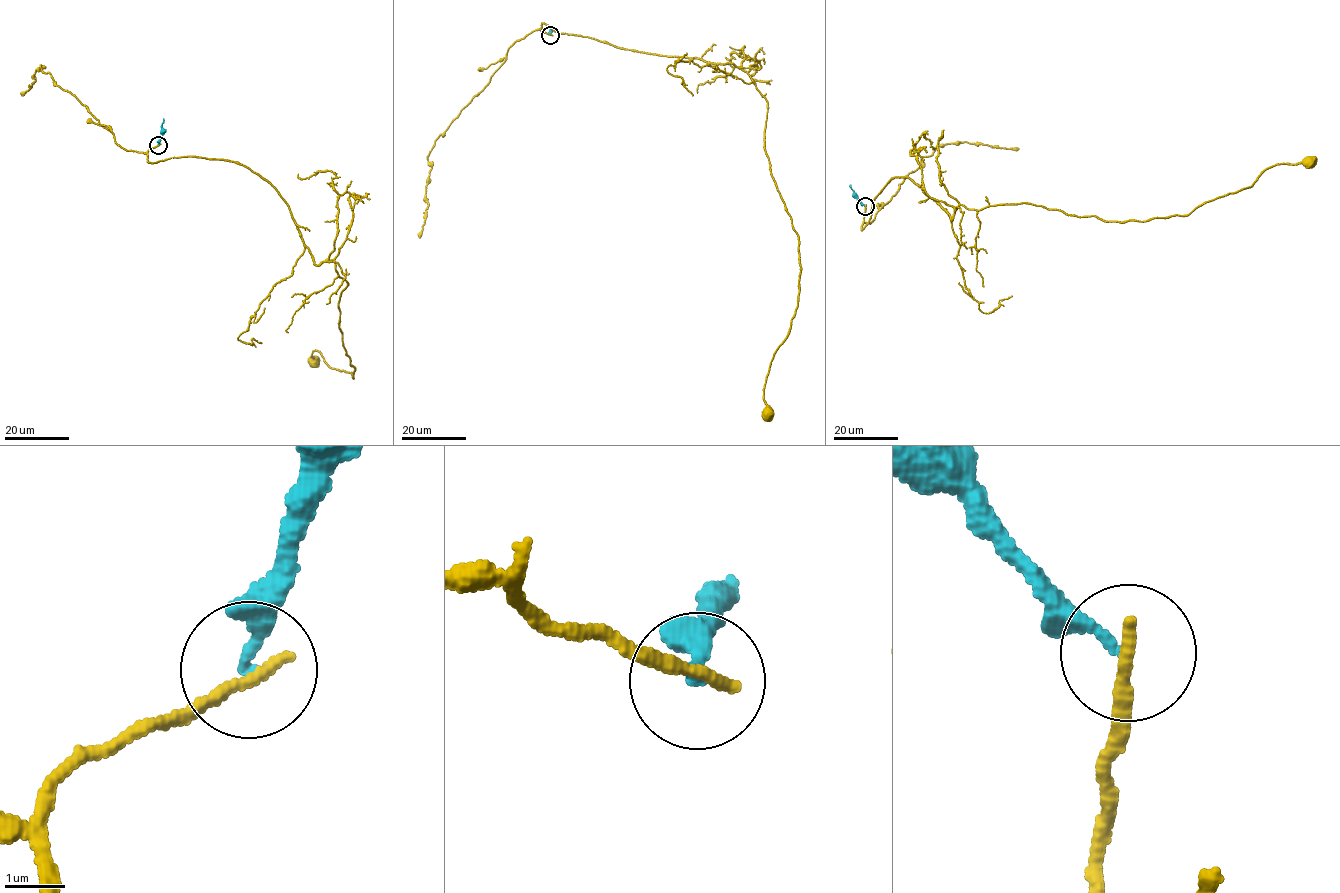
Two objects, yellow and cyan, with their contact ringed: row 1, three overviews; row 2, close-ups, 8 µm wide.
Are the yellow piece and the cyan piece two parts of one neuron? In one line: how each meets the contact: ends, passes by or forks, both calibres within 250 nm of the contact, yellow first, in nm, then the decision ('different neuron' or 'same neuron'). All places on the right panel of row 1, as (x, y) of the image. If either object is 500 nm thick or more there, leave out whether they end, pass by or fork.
yellow ends there; cyan ends there; 240 nm thick on the yellow side, 160 nm on the other; different neuron

